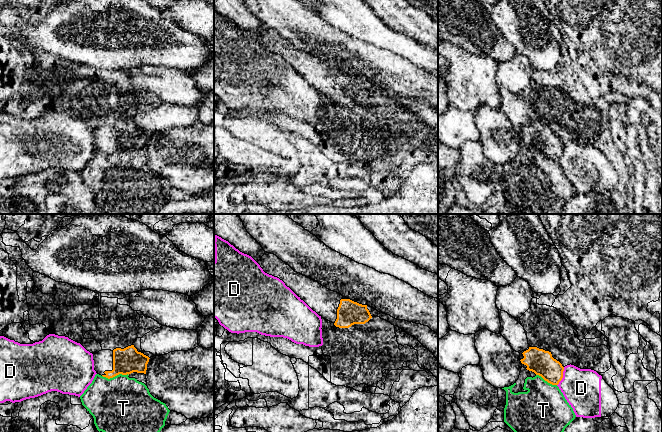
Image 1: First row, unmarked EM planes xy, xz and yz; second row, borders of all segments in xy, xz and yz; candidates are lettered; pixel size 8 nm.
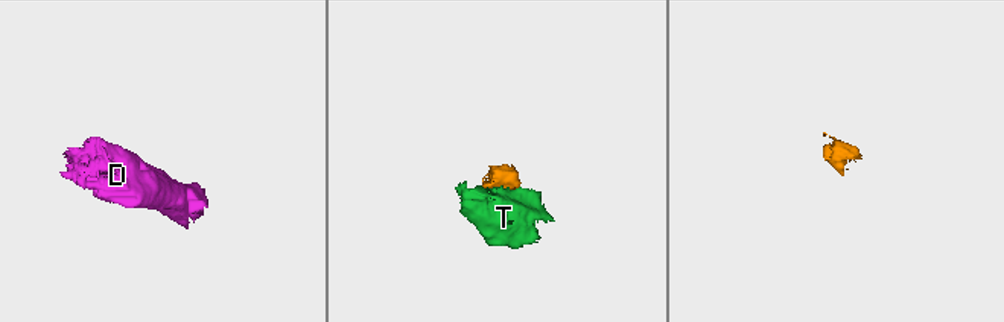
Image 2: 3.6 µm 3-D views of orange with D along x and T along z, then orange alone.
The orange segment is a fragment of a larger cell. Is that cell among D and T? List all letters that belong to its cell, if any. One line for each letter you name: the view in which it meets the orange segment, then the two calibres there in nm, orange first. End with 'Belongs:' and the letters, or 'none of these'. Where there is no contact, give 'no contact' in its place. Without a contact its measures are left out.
Belongs: none of these

